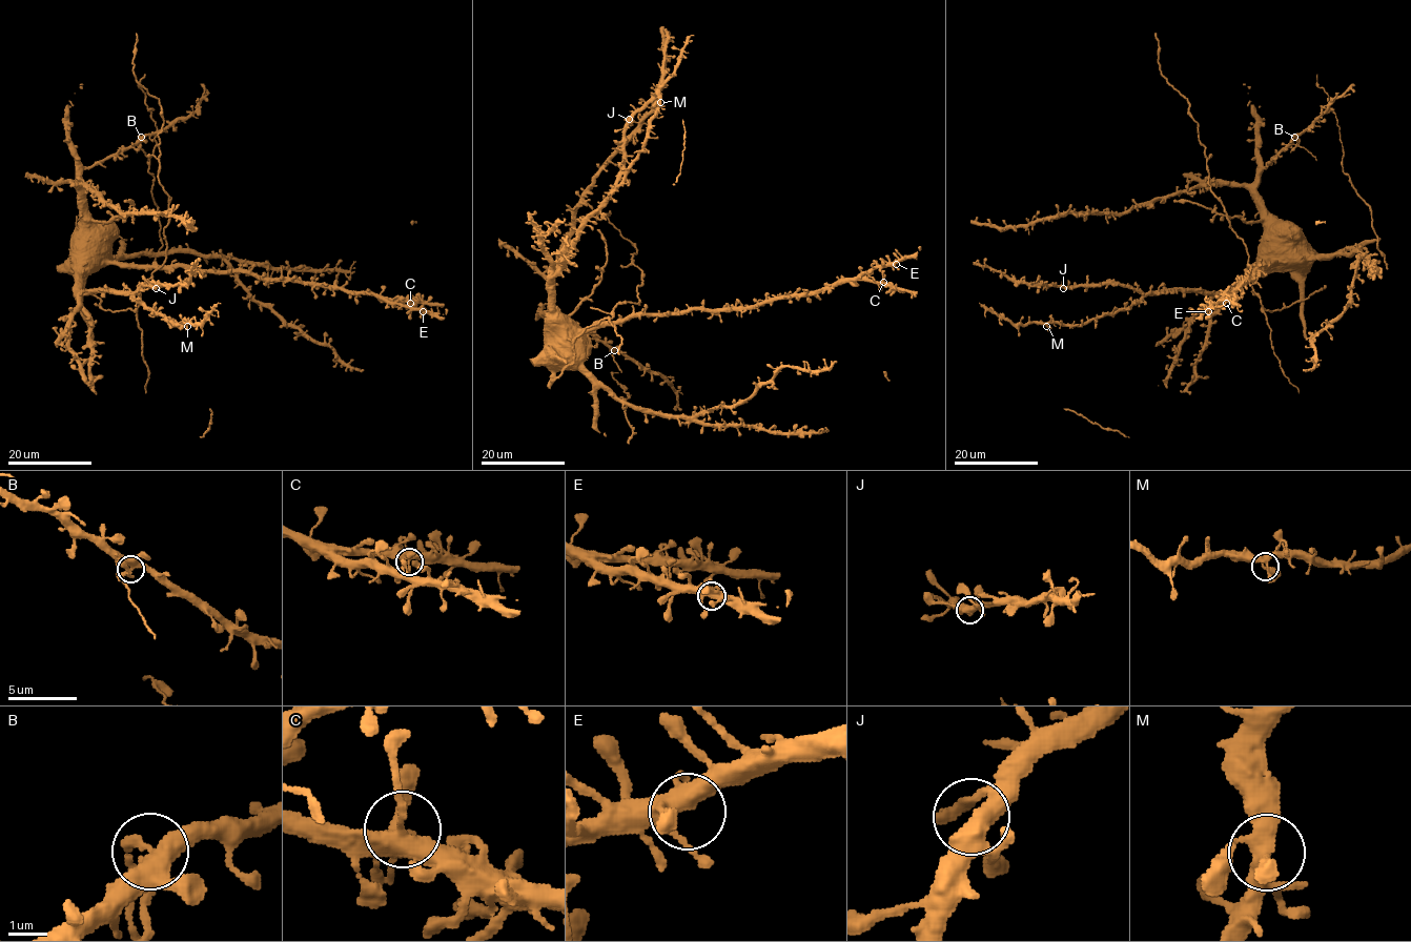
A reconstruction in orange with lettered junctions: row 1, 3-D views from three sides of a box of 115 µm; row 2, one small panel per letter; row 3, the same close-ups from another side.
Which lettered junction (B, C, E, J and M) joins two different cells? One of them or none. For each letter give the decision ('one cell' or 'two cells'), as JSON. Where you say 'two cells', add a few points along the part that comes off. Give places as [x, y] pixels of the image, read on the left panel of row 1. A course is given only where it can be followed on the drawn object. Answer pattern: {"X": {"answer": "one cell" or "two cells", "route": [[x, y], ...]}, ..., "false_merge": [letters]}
{"B": {"answer": "two cells", "route": [[141, 137], [139, 144], [148, 160]]}, "C": {"answer": "one cell"}, "E": {"answer": "one cell"}, "J": {"answer": "one cell"}, "M": {"answer": "one cell"}, "false_merge": ["B"]}

